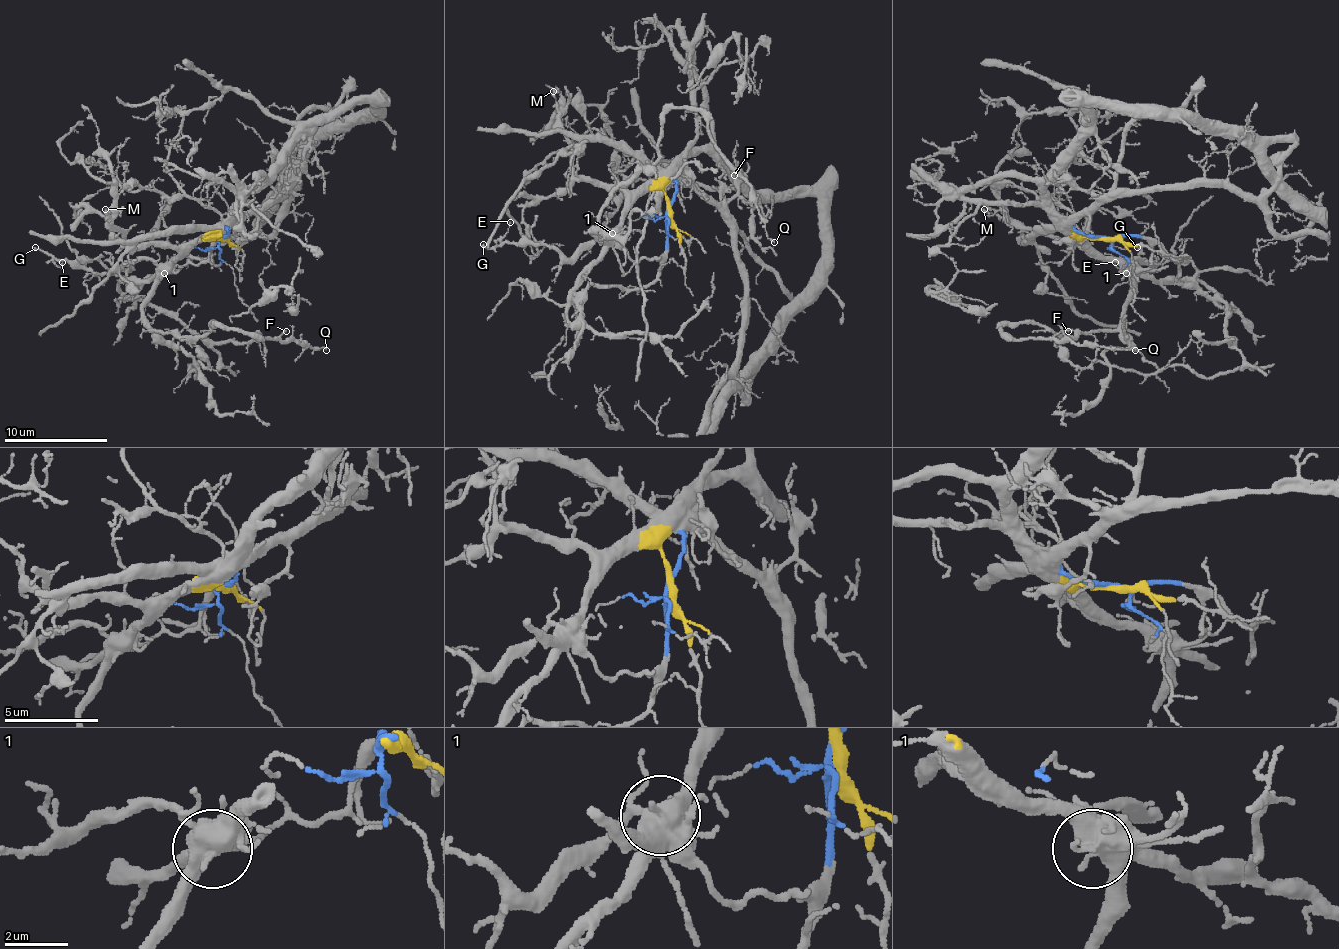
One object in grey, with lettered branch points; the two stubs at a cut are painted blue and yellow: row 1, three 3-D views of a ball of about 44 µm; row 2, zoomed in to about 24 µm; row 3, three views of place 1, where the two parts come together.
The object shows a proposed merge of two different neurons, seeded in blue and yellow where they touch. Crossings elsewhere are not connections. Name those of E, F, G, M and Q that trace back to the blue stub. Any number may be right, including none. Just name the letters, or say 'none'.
none

